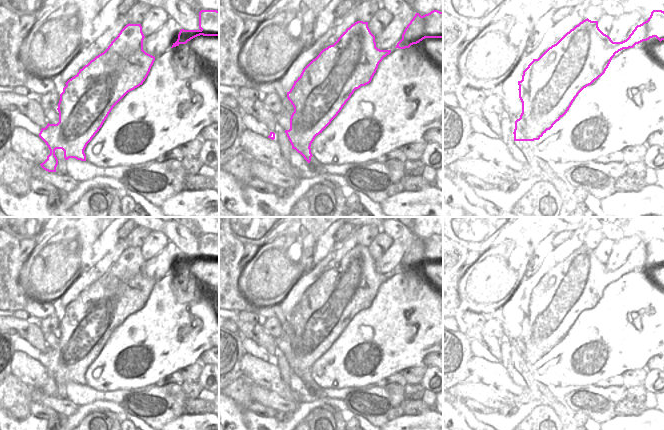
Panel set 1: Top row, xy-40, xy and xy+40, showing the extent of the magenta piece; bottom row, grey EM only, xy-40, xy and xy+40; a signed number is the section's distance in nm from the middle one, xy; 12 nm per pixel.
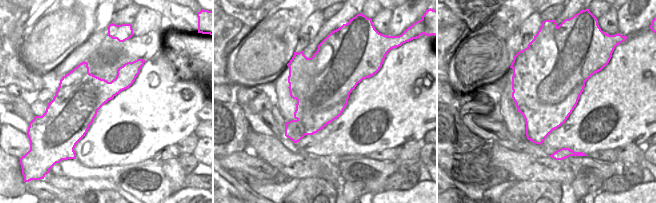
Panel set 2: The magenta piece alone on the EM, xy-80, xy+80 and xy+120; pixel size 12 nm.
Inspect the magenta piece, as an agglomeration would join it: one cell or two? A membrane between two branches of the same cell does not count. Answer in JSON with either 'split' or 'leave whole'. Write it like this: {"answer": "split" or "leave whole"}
{"answer": "split"}

